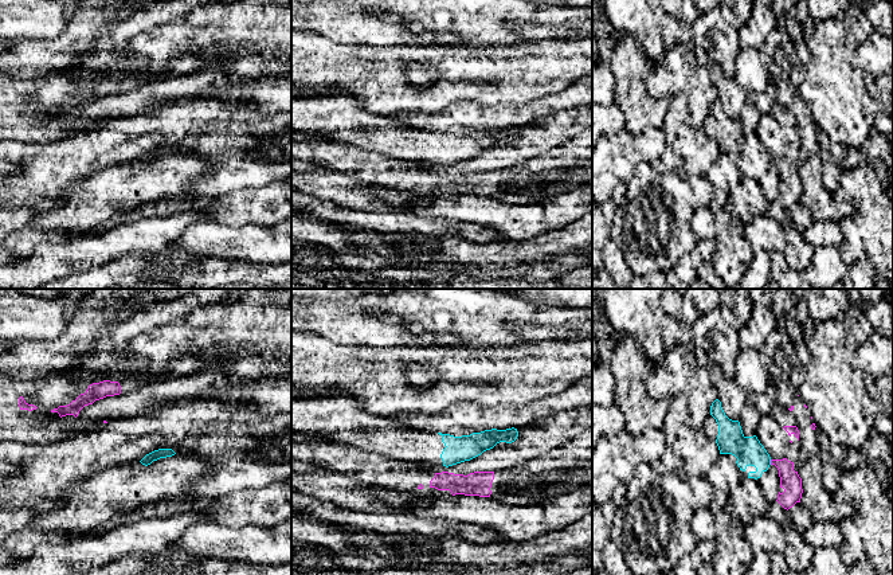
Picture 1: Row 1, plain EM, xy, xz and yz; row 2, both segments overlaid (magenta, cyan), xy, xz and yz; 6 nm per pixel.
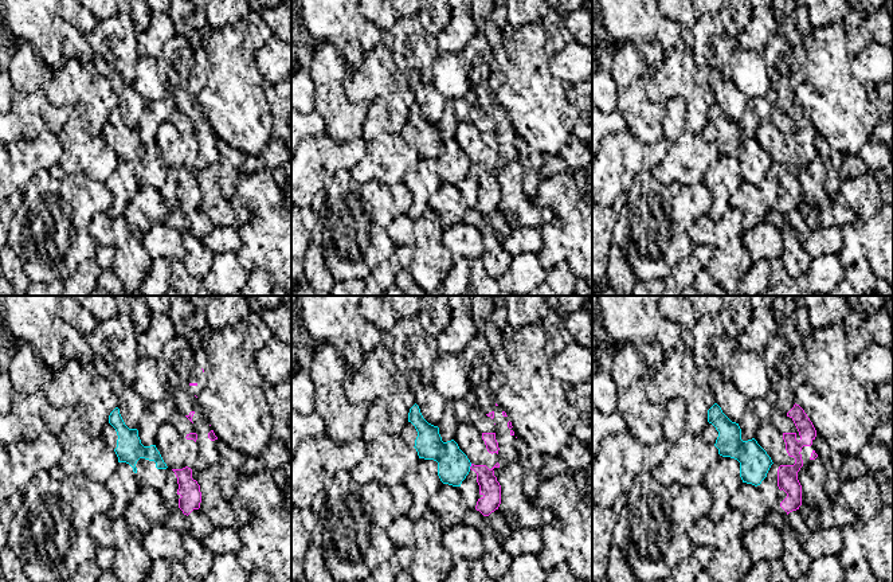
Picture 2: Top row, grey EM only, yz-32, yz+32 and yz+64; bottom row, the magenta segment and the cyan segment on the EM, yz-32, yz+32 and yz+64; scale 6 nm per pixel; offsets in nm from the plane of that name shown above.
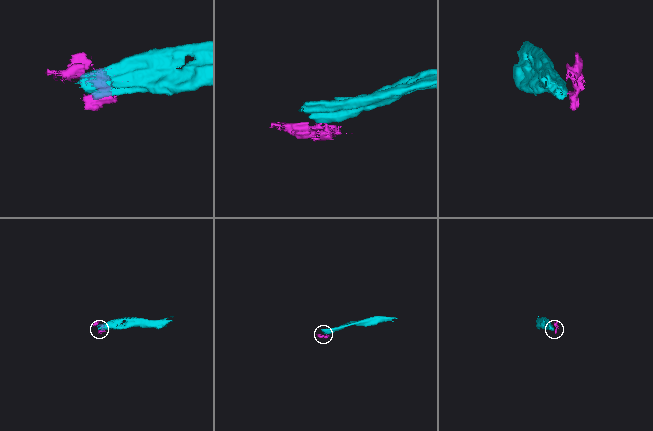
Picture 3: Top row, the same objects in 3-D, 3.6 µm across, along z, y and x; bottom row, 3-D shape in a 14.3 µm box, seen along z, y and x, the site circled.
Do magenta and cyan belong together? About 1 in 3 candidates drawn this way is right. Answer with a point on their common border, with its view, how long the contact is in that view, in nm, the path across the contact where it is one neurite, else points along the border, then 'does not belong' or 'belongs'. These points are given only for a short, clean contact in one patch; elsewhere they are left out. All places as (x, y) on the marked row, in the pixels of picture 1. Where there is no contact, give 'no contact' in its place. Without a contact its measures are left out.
contact yz (771, 462); length 30 nm; border yz (770, 460), (771, 464); does not belong

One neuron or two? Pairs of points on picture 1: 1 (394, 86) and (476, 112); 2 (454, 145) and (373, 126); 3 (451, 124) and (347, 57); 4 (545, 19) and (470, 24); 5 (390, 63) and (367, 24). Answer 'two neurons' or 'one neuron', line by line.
1: two neurons
2: one neuron
3: two neurons
4: one neuron
5: two neurons

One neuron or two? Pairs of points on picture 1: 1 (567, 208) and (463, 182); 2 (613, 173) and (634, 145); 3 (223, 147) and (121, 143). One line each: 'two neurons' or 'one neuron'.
1: two neurons
2: one neuron
3: one neuron

